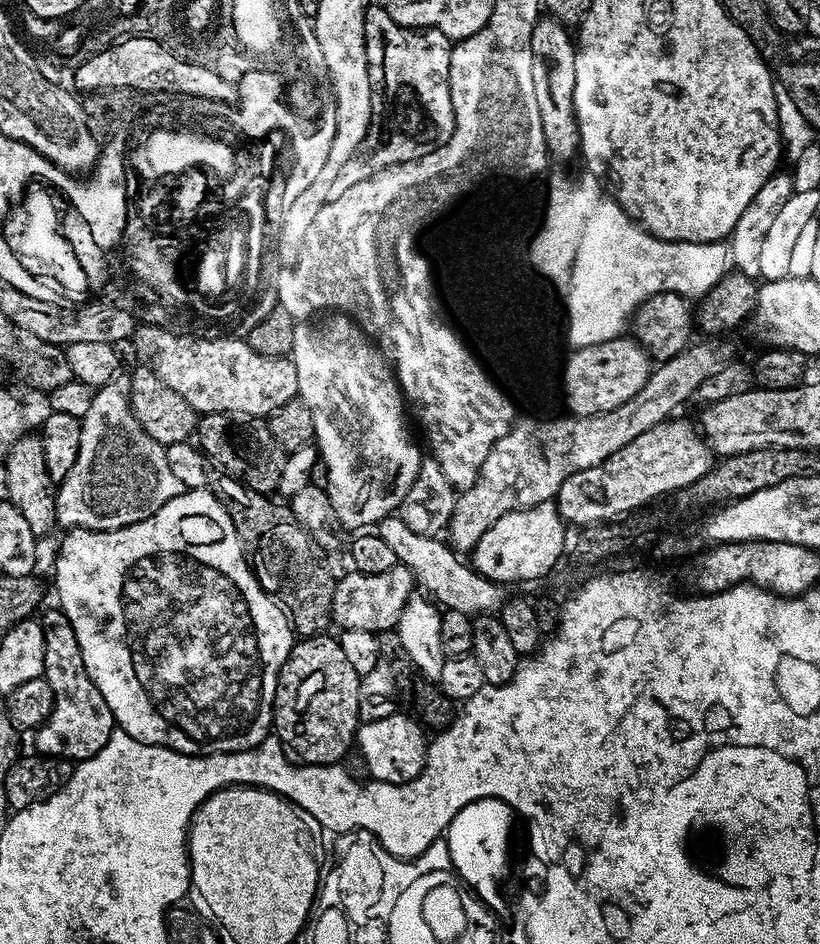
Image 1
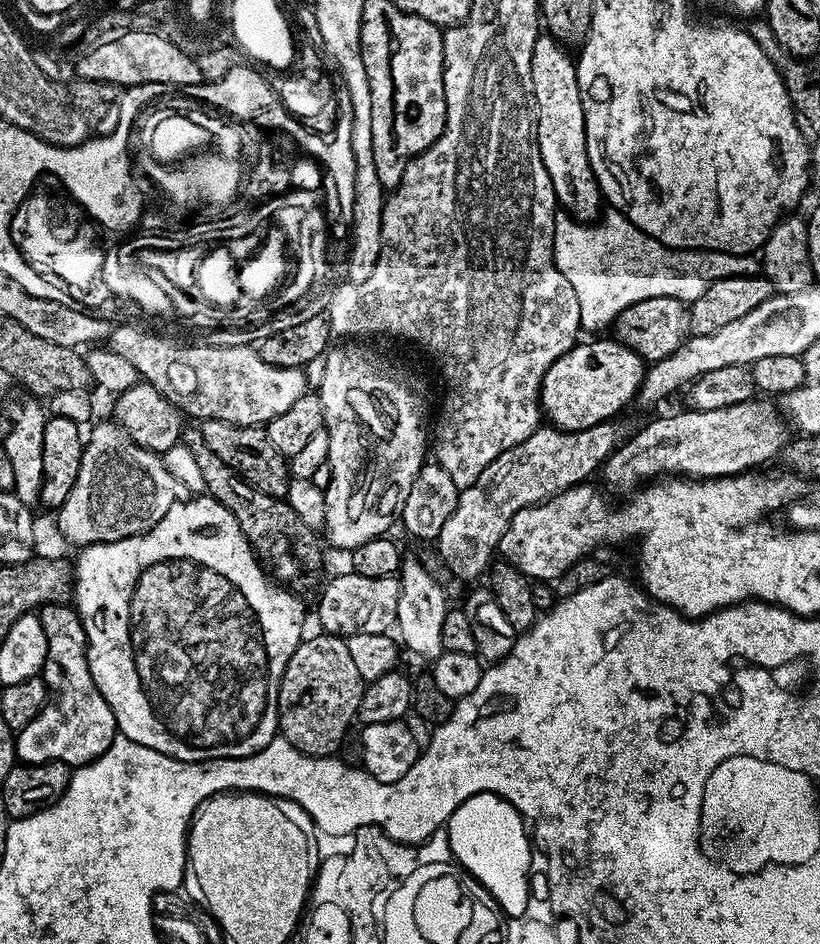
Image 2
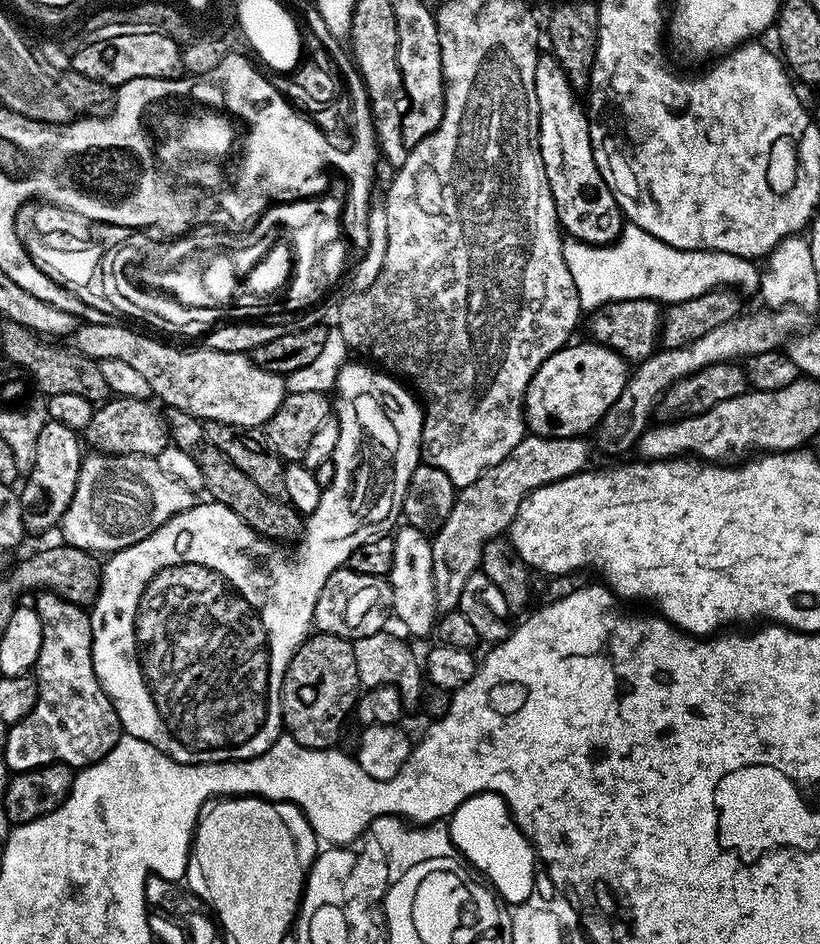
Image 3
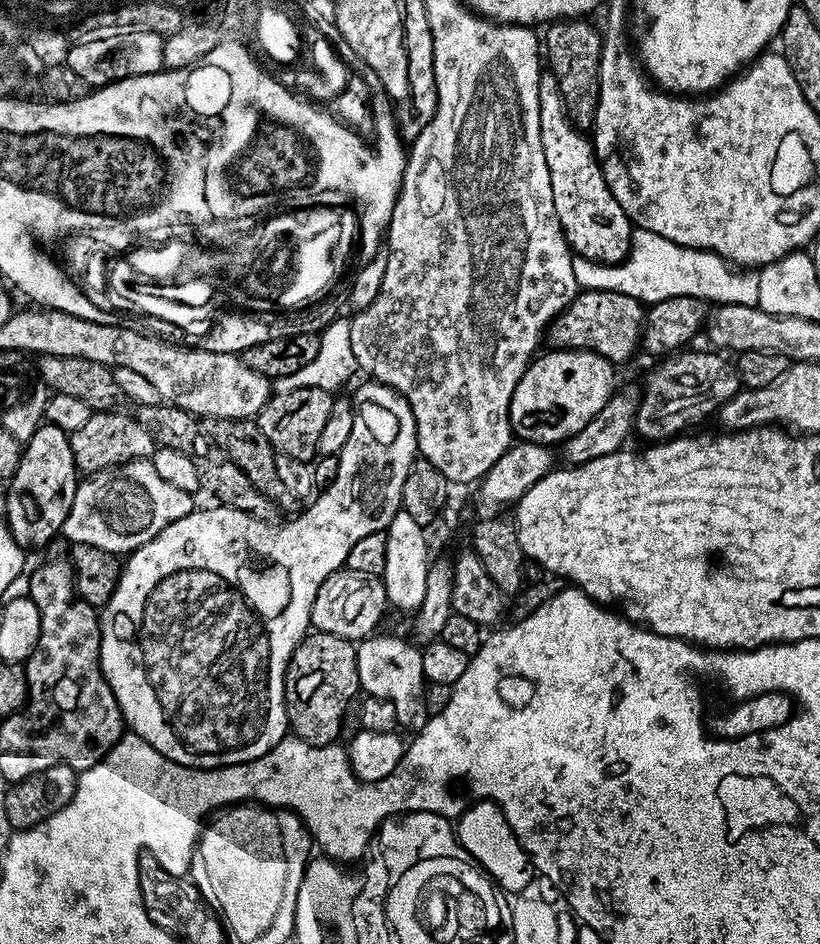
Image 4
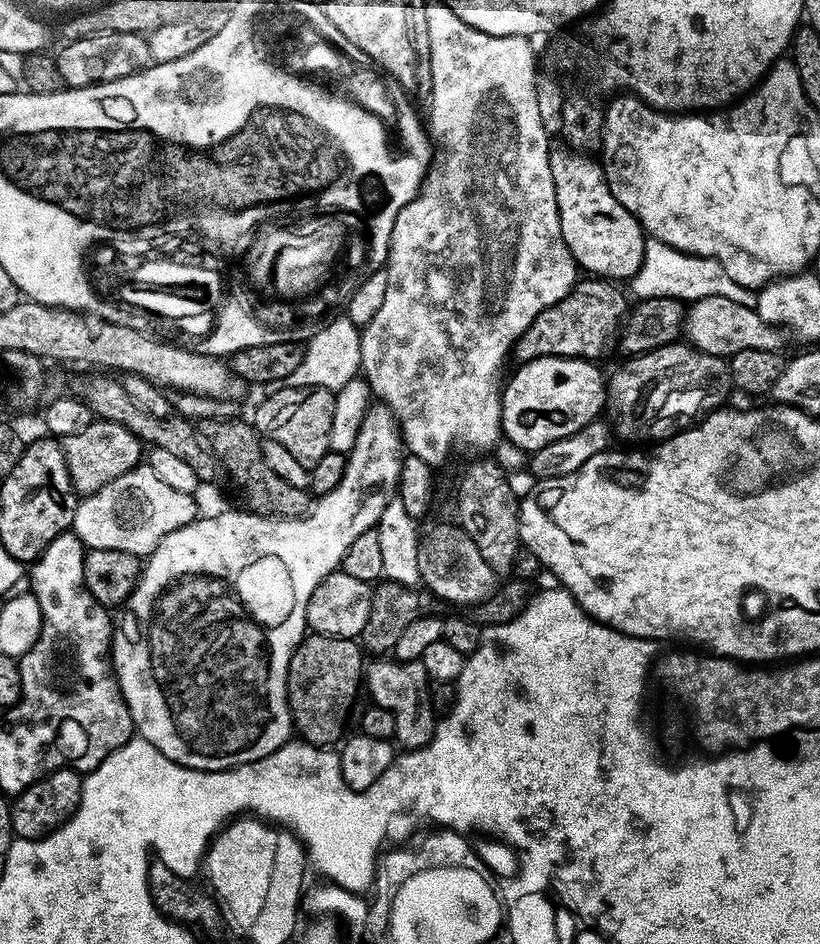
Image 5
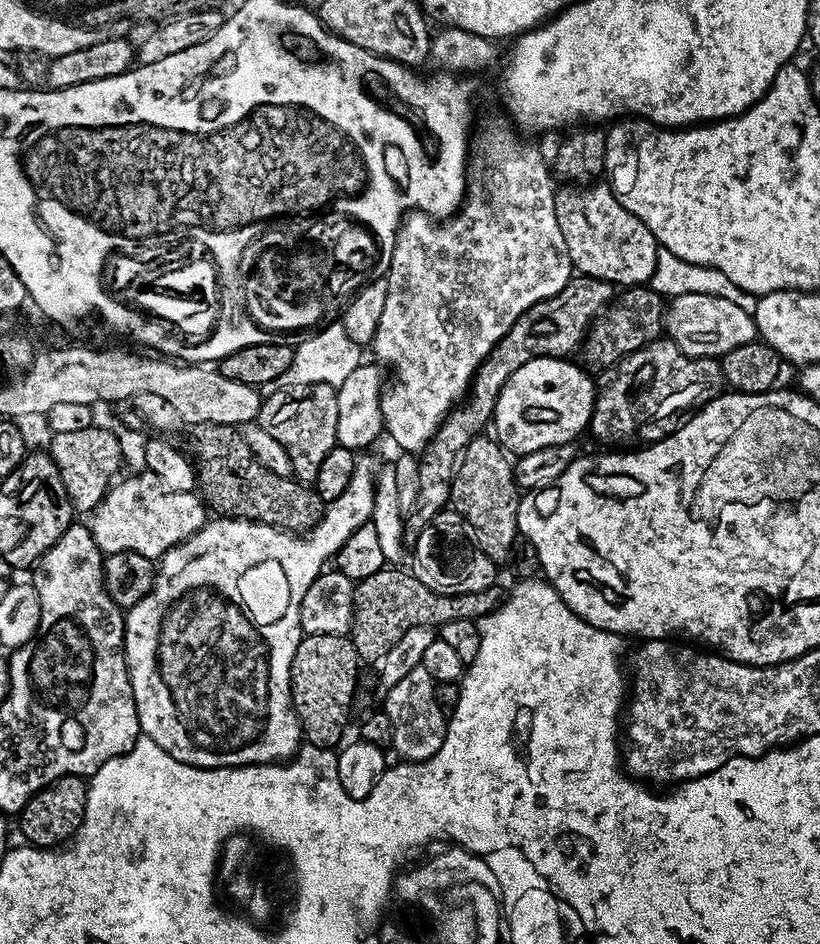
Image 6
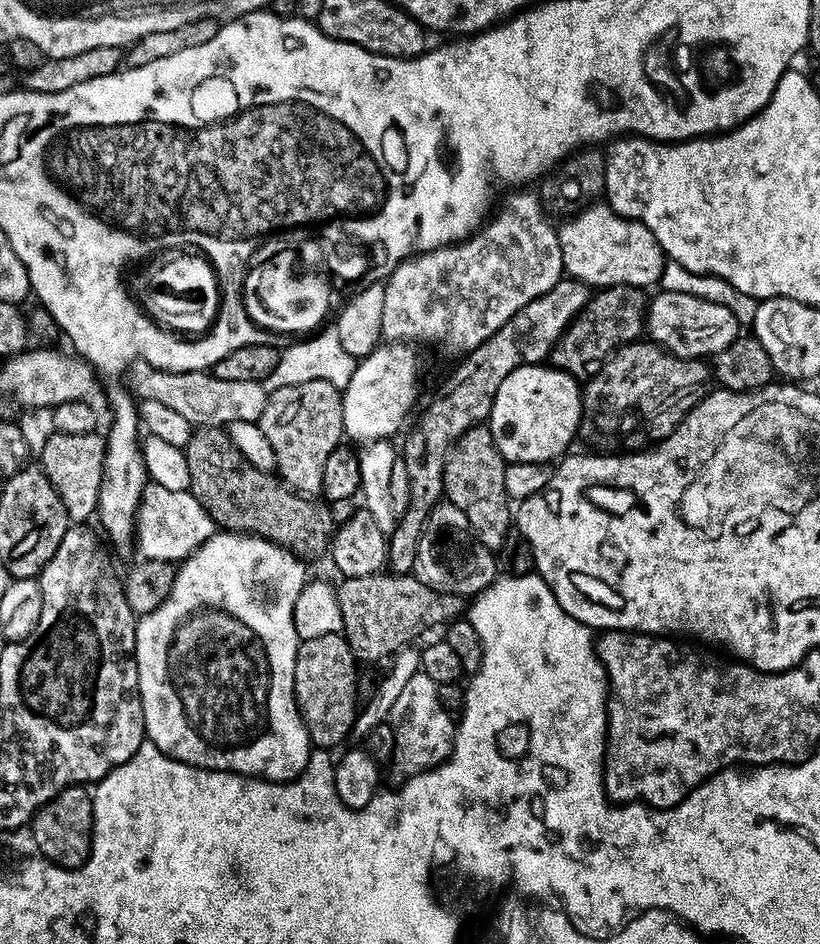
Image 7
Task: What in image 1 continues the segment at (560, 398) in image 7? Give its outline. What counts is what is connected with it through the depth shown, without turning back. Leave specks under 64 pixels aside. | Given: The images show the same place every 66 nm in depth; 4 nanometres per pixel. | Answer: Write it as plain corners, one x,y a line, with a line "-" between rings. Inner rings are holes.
617,338
607,340
594,346
577,348
564,364
564,400
568,403
567,411
574,416
593,416
594,414
606,414
618,406
633,400
635,396
646,386
648,379
654,371
654,360
647,348
643,348
635,339

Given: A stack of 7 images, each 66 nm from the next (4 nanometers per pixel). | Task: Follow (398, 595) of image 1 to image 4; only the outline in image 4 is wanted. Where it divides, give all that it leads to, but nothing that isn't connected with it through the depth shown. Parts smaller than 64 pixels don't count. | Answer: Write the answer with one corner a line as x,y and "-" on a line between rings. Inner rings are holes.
341,570
339,572
331,572
326,578
326,582
322,582
322,586
318,586
318,594
314,598
314,606
312,607
311,627
317,632
325,632
326,634
334,634
341,636
353,642
359,642
375,633
376,628
380,624
380,619
384,616
384,608
389,607
388,595
384,589
384,581
379,576
359,576
356,572

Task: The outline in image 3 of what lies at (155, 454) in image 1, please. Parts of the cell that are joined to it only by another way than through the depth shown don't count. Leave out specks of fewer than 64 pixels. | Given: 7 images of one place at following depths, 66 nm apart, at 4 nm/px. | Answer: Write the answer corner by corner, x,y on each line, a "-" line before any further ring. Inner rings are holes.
96,450
93,456
85,455
80,461
80,473
74,490
74,498
60,519
58,532
61,532
63,543
81,548
93,554
111,554
126,546
134,546
134,542
142,542
158,526
162,526
170,518
190,510
194,503
194,494
182,486
162,466
158,466
156,457
139,456
138,454
109,454
104,450

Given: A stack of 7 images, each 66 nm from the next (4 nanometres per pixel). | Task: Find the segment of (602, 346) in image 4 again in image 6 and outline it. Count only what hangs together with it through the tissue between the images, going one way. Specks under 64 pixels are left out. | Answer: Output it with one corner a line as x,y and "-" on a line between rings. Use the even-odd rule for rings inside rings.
573,275
558,294
530,306
510,330
506,330
503,338
496,343
494,350
480,364
476,376
472,379
470,395
459,406
449,412
448,417
440,423
440,429
434,438
419,453
418,459
418,502
413,512
407,513
404,522
405,545
415,546
422,530
434,518
434,514
445,511
452,498
452,479
458,467
458,457
465,446
489,427
492,415
496,413
498,394
502,386
518,370
518,366
526,366
534,358
555,356
568,358
584,343
589,328
597,316
612,303
614,299
613,285
593,276

